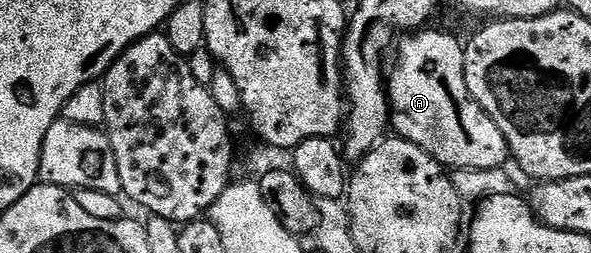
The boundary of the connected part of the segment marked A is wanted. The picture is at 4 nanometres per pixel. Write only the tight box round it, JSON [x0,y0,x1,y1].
[386,28,510,171]

